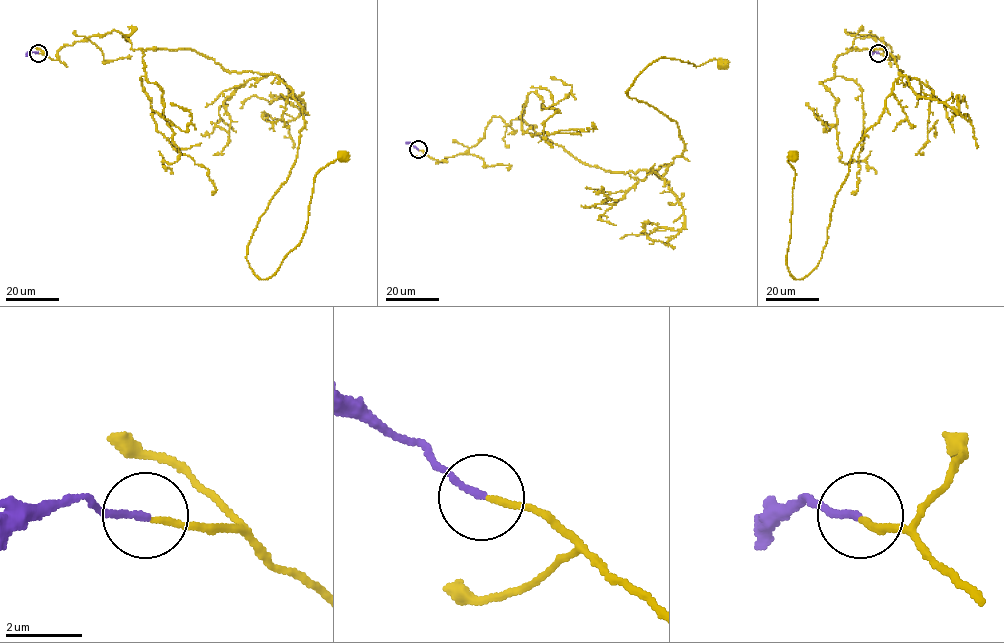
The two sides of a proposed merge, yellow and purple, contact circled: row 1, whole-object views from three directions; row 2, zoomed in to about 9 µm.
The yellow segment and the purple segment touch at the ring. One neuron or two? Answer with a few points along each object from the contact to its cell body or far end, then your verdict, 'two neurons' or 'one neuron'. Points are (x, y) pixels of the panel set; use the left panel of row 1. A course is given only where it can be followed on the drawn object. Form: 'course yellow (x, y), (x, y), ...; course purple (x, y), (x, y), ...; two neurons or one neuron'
course yellow (38, 53), (117, 30), (289, 88), (304, 125), (247, 246), (262, 279), (344, 156); course purple (38, 53), (32, 51), (26, 55); one neuron

